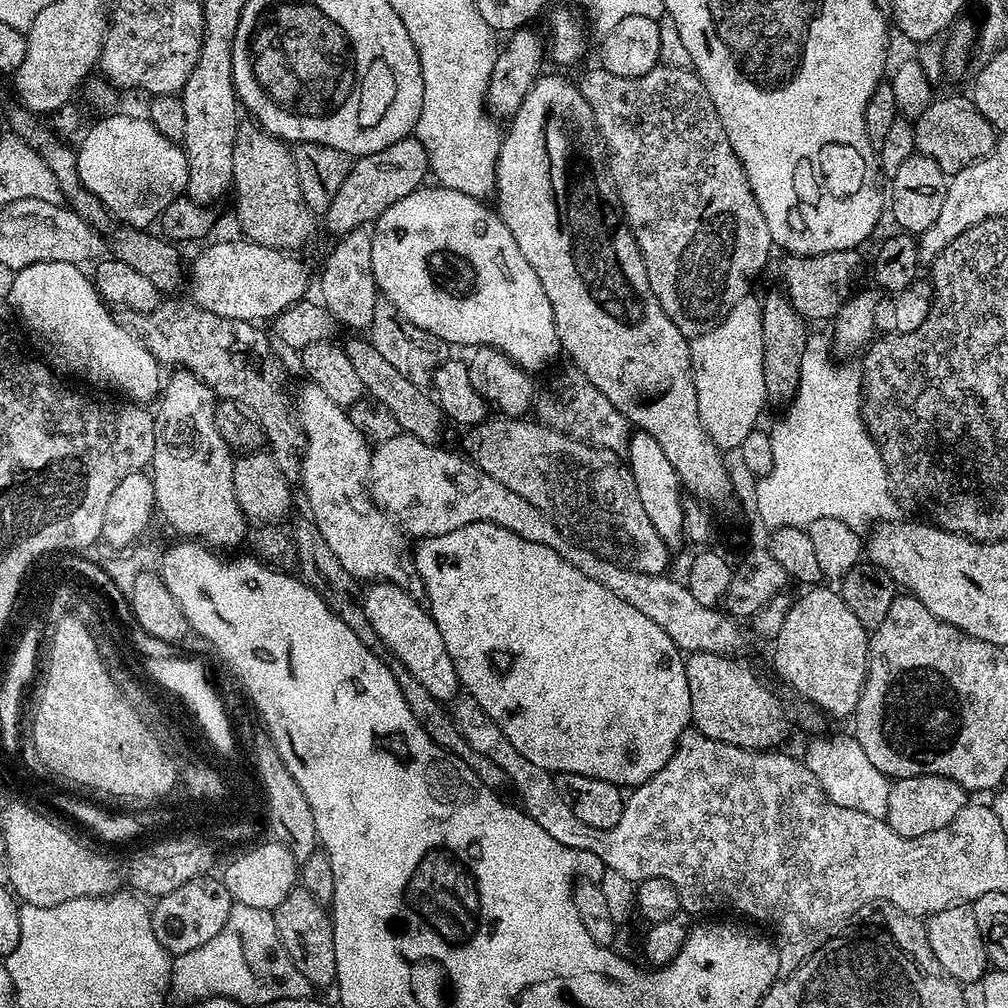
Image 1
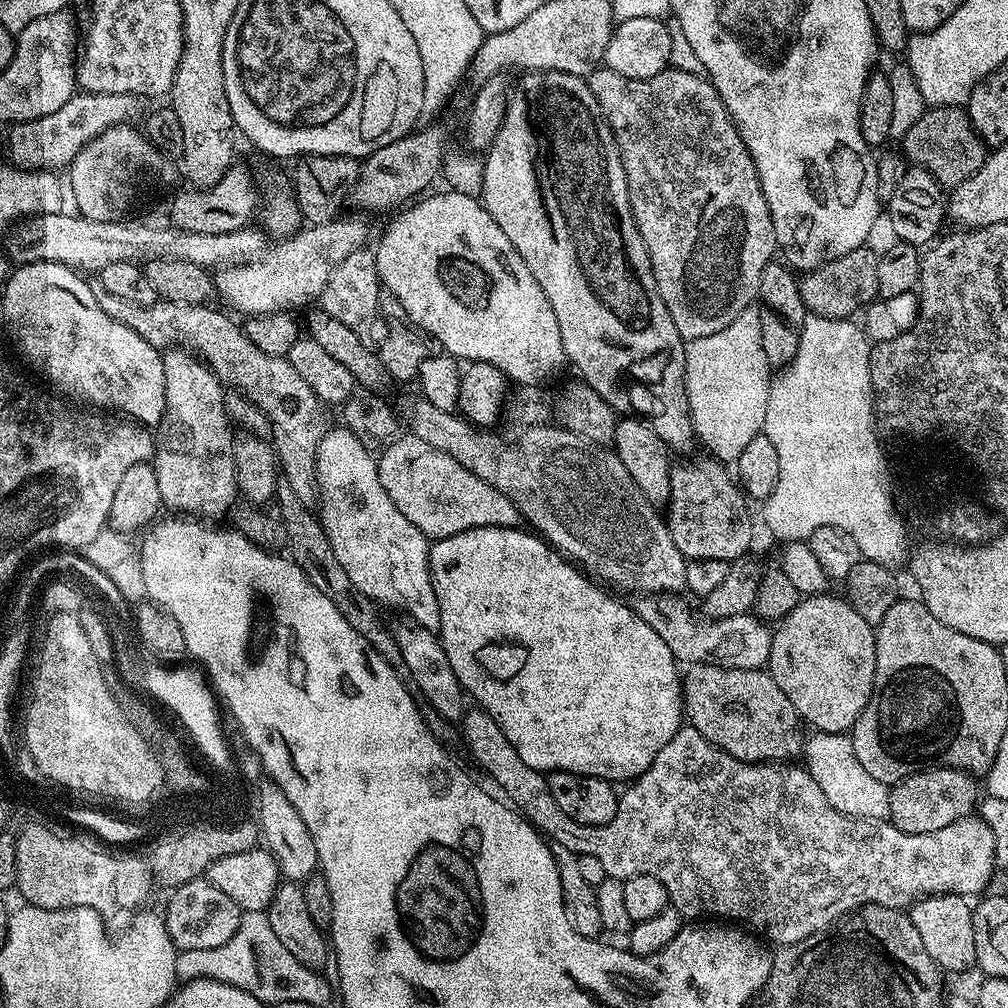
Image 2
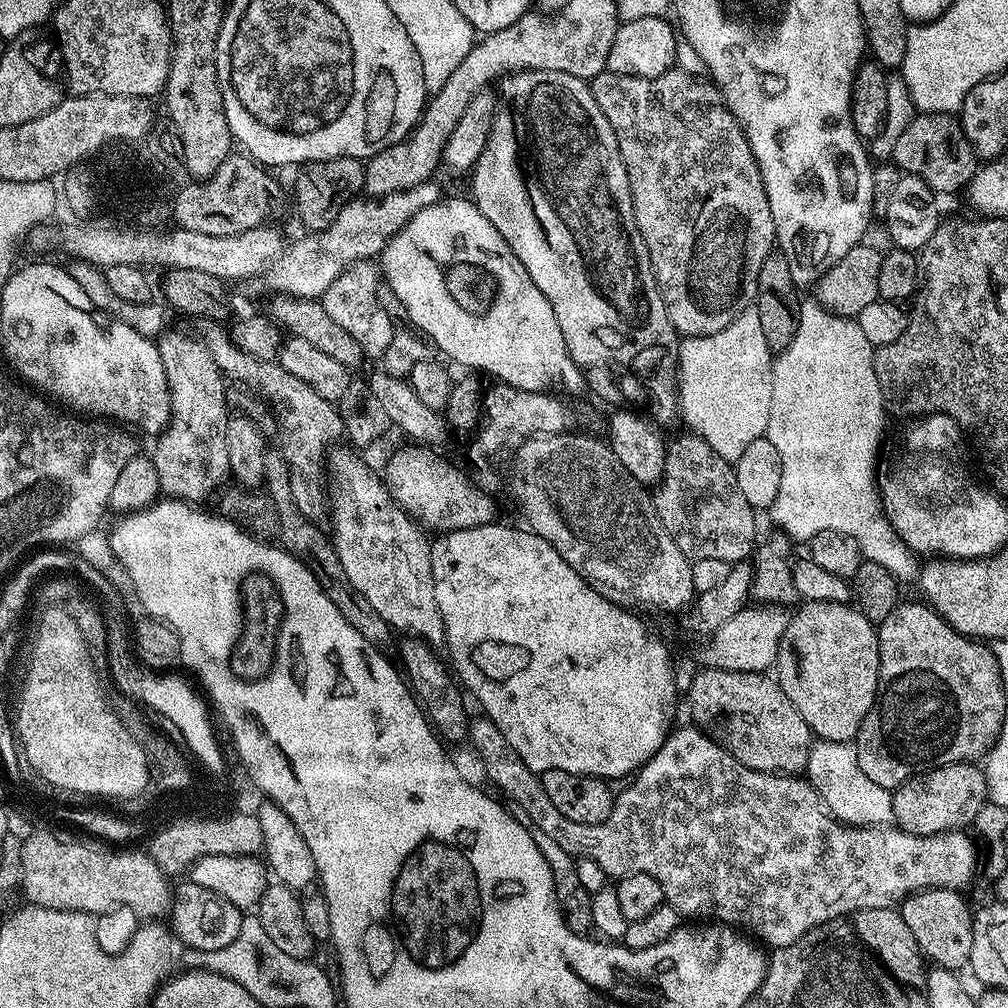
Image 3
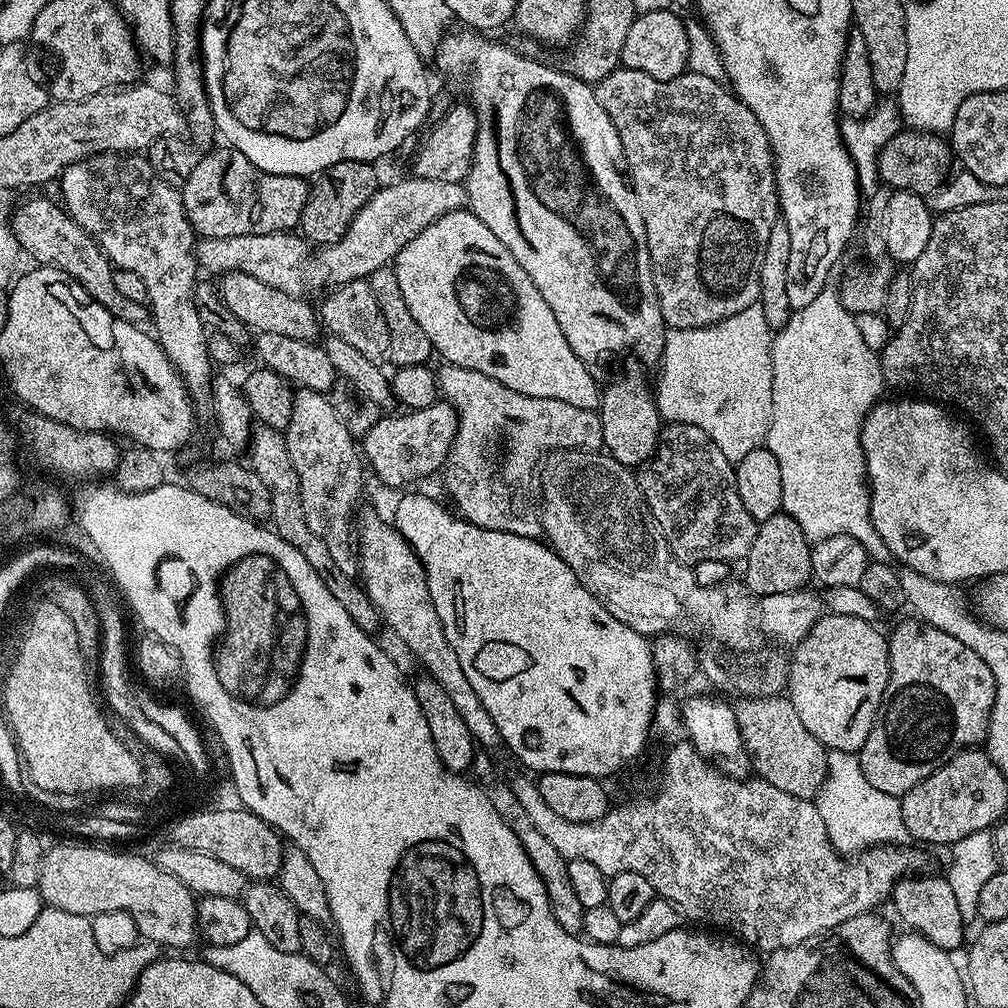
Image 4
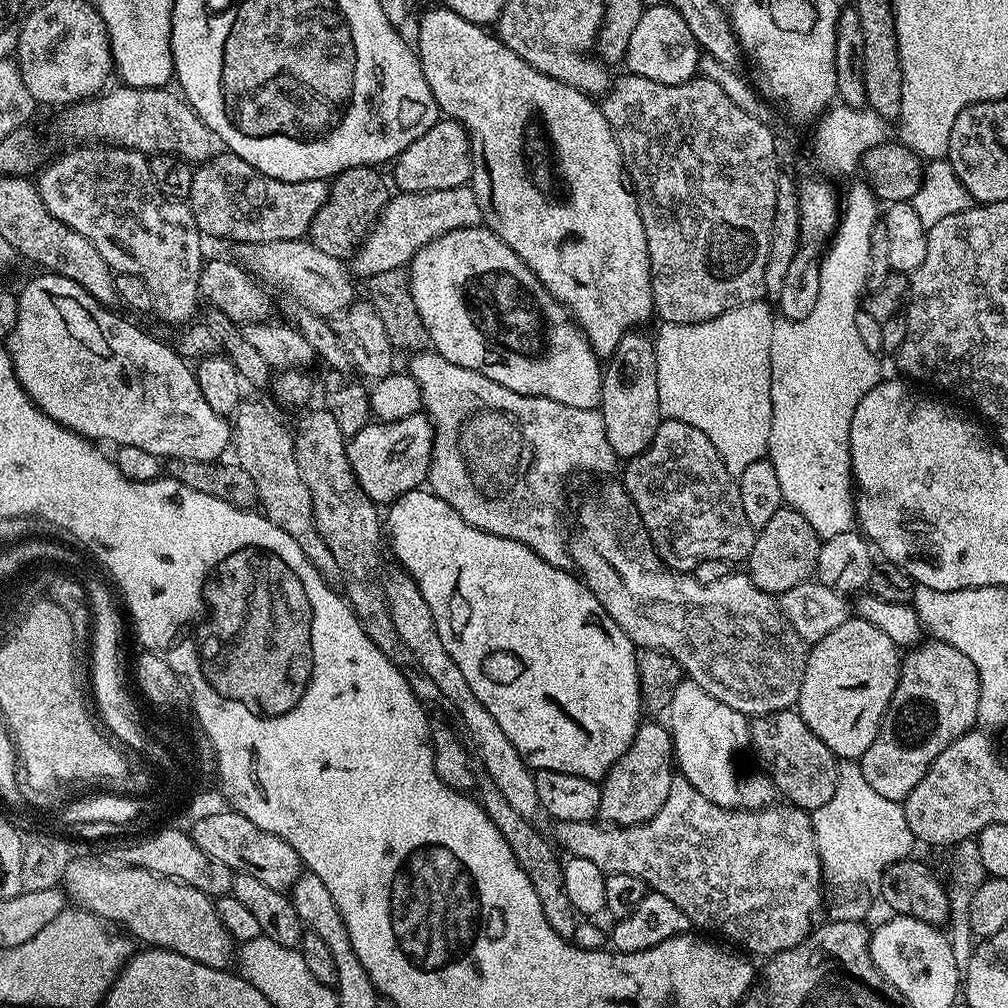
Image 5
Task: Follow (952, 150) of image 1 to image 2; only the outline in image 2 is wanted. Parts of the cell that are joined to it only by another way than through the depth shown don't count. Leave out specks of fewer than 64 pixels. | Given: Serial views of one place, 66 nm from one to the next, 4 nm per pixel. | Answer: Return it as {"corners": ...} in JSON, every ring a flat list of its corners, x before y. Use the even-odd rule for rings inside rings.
{"corners":[[929,107,910,126,910,130,902,133,904,148,902,155,909,165,923,168,945,189,951,190,970,178,984,165,986,145,968,121,967,111,958,108]]}

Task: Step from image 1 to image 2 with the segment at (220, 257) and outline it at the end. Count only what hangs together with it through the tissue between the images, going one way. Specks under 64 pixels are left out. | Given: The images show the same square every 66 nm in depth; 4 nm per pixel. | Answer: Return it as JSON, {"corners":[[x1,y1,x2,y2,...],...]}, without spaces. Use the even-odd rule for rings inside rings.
{"corners":[[344,214,325,224,301,227,295,236,277,243,280,244,277,248,269,247,261,259,219,269,214,276,216,296,224,299,229,309,237,308,252,316,292,309,307,300,315,301,342,258,368,243,368,224,356,216]]}

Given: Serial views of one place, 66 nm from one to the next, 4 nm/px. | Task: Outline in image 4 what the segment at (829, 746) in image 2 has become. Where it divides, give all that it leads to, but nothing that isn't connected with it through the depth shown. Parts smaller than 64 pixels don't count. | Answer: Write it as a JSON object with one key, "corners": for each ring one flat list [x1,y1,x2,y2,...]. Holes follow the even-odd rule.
{"corners":[[828,752,826,775,814,803,818,814,822,814,822,822,826,822,830,842,841,854,863,854,877,846,904,846,909,843,906,822,902,822,900,797,882,794,882,790,870,786,855,752]]}

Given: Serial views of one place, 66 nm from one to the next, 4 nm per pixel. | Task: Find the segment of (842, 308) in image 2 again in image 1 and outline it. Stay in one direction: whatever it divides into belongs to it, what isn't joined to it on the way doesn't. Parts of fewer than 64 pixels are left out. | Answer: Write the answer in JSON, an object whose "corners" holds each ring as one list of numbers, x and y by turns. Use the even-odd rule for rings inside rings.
{"corners":[[856,250,847,252,827,252,817,256,785,255,780,264,780,280,784,283,783,295,794,306,794,310,805,321,827,320,831,321,839,313,840,307,850,296,848,287,860,268,860,255]]}

